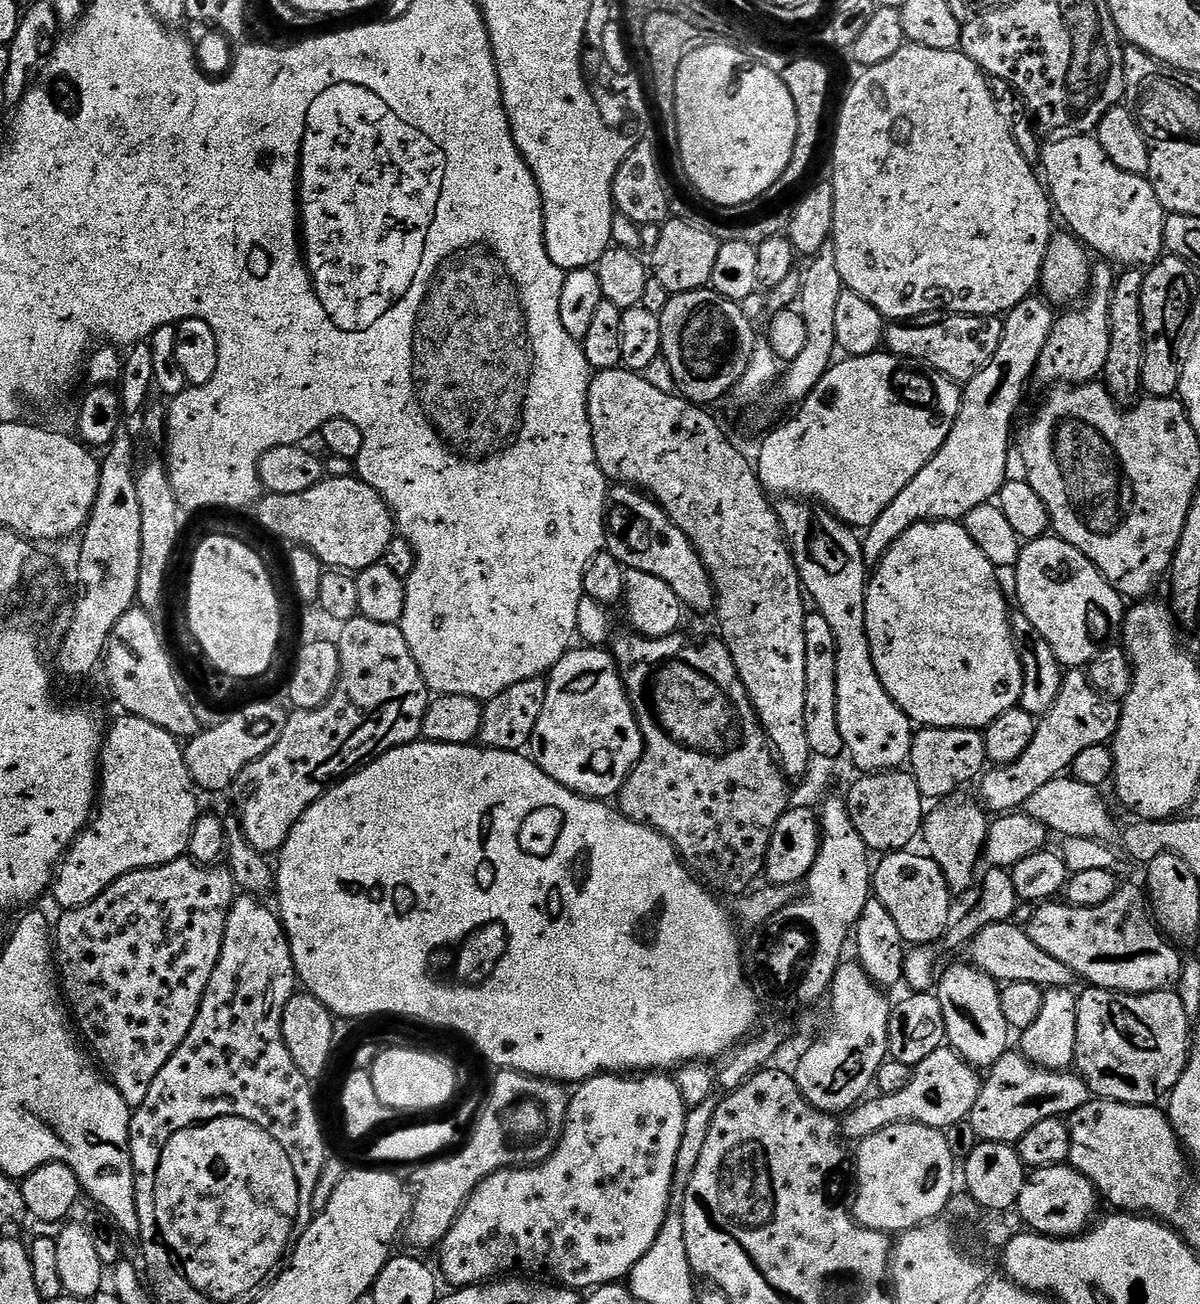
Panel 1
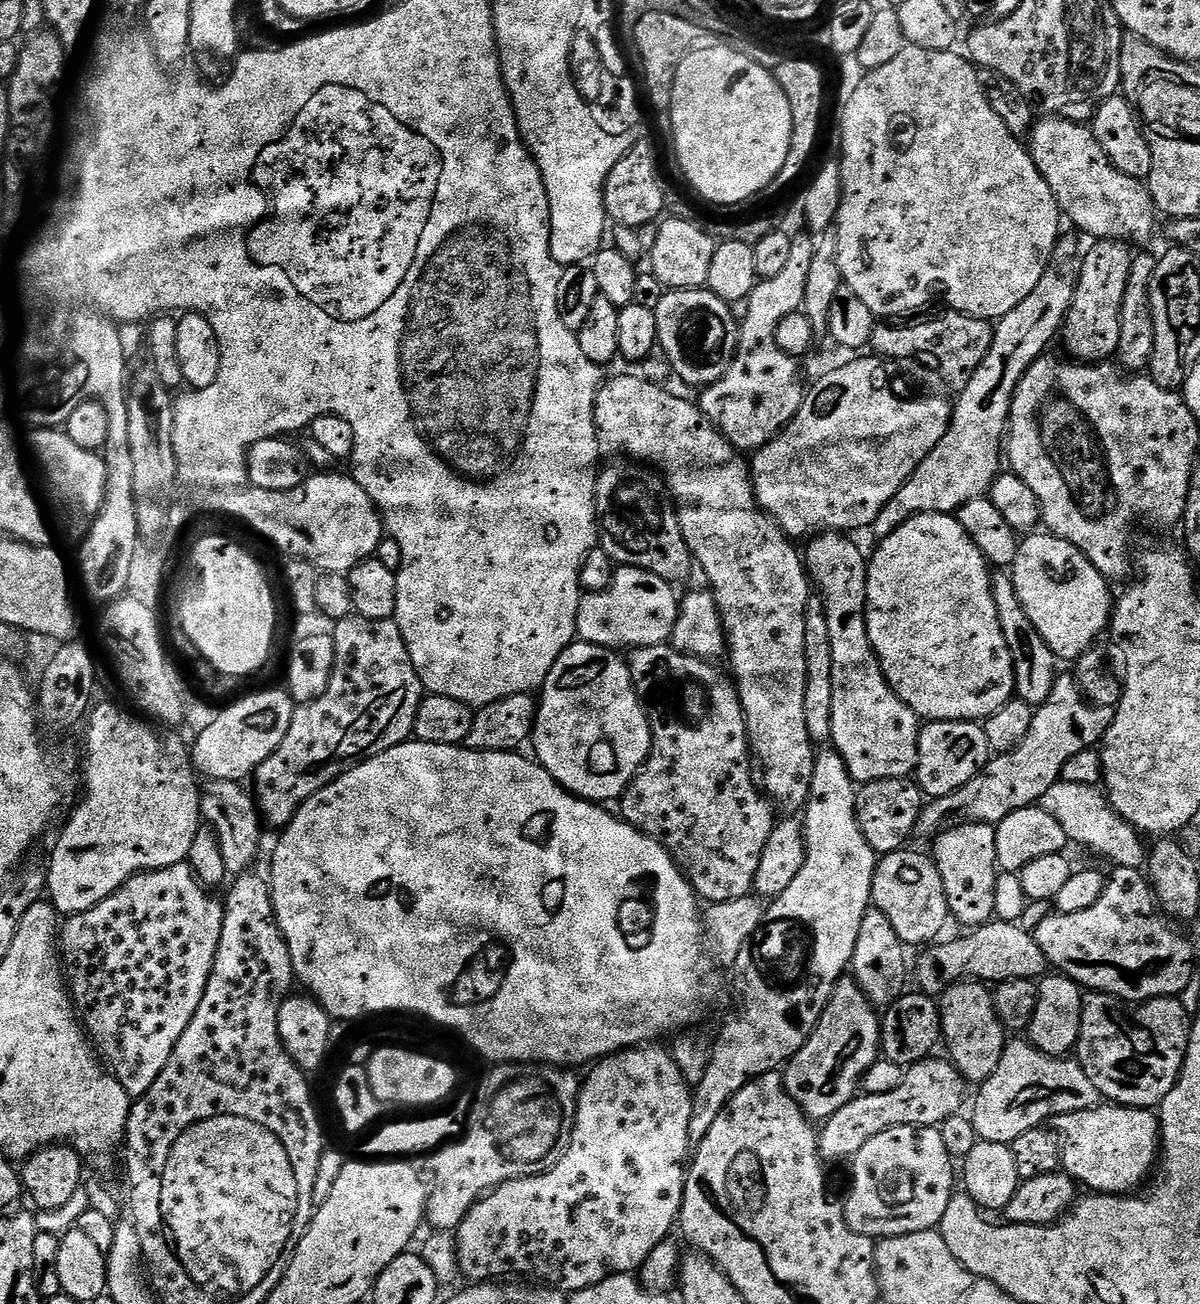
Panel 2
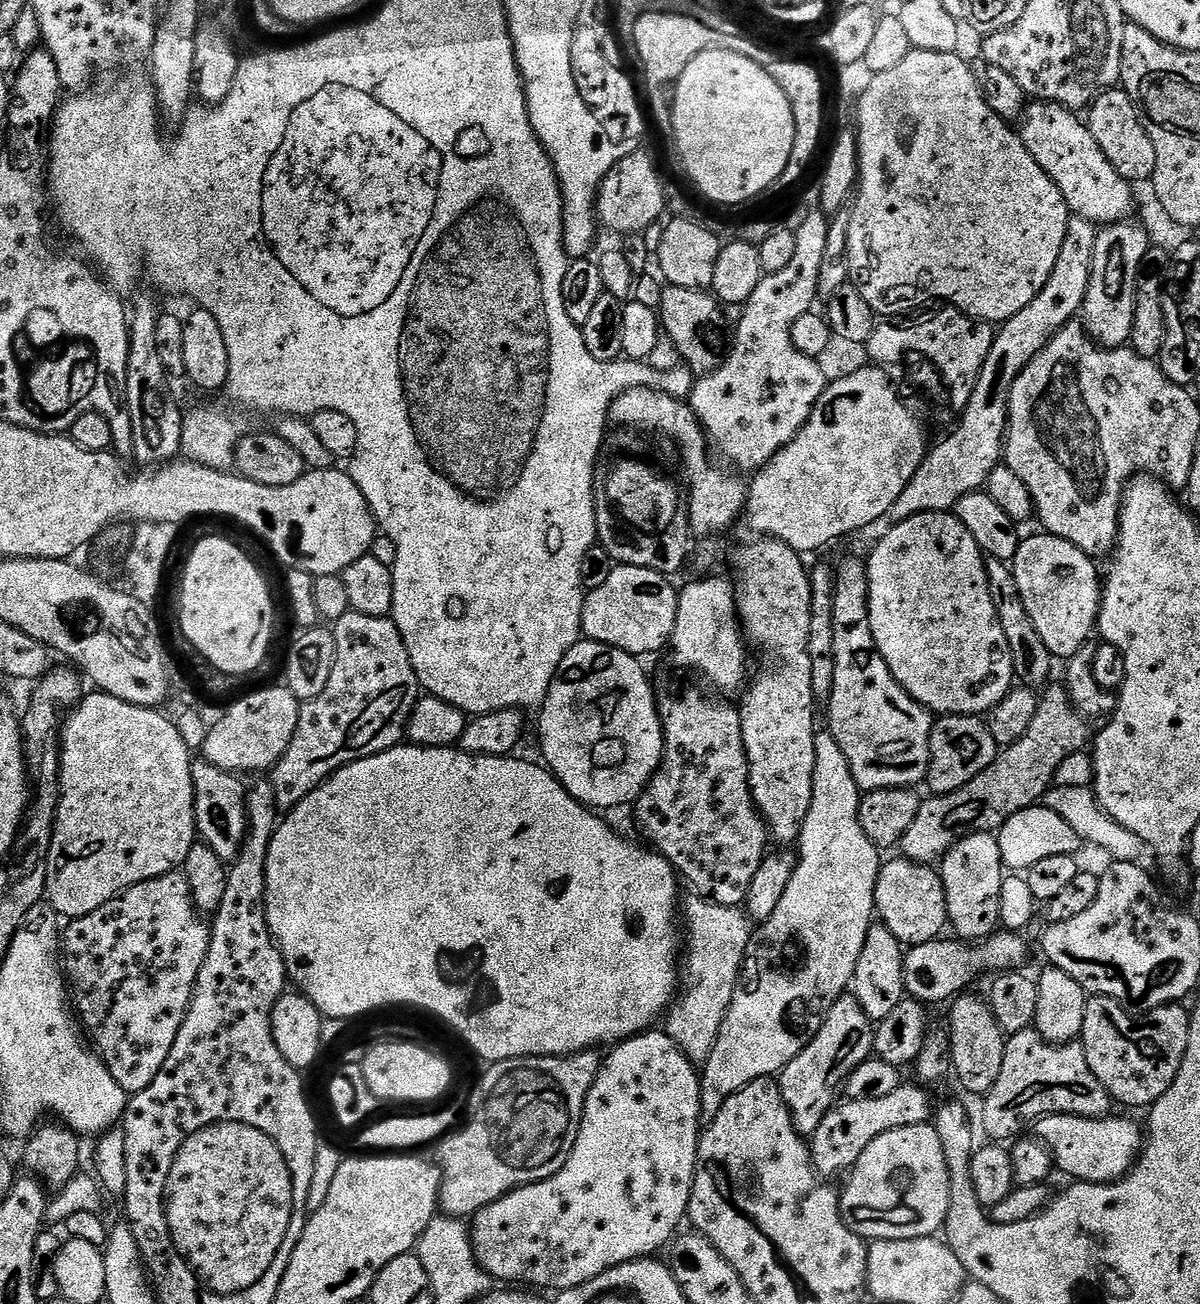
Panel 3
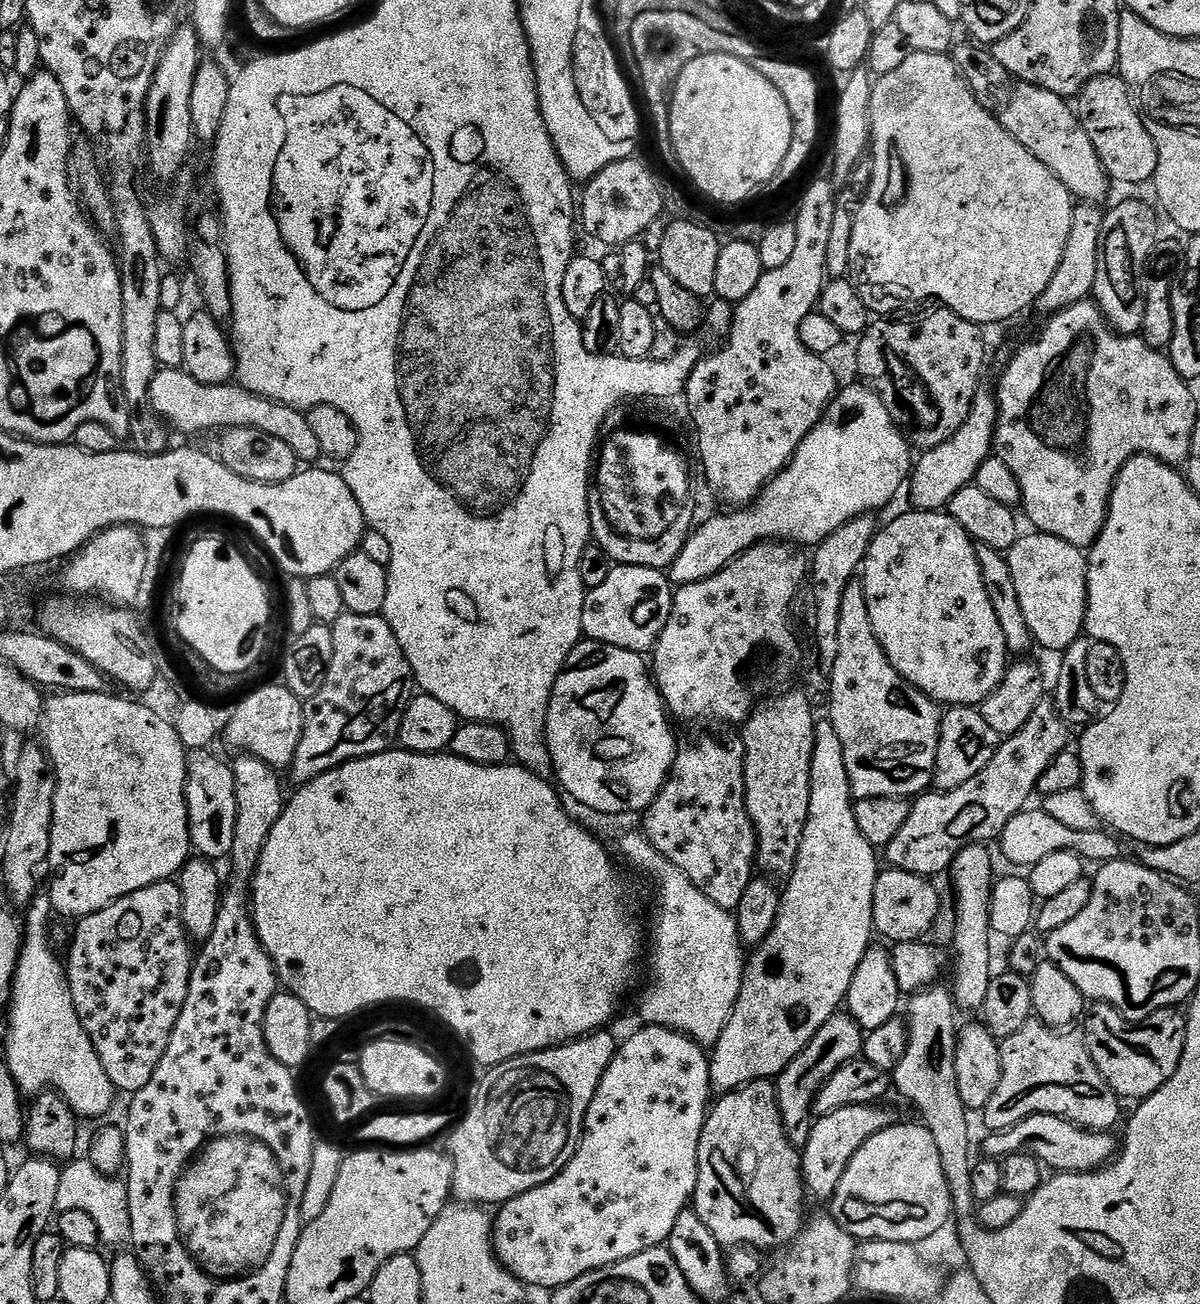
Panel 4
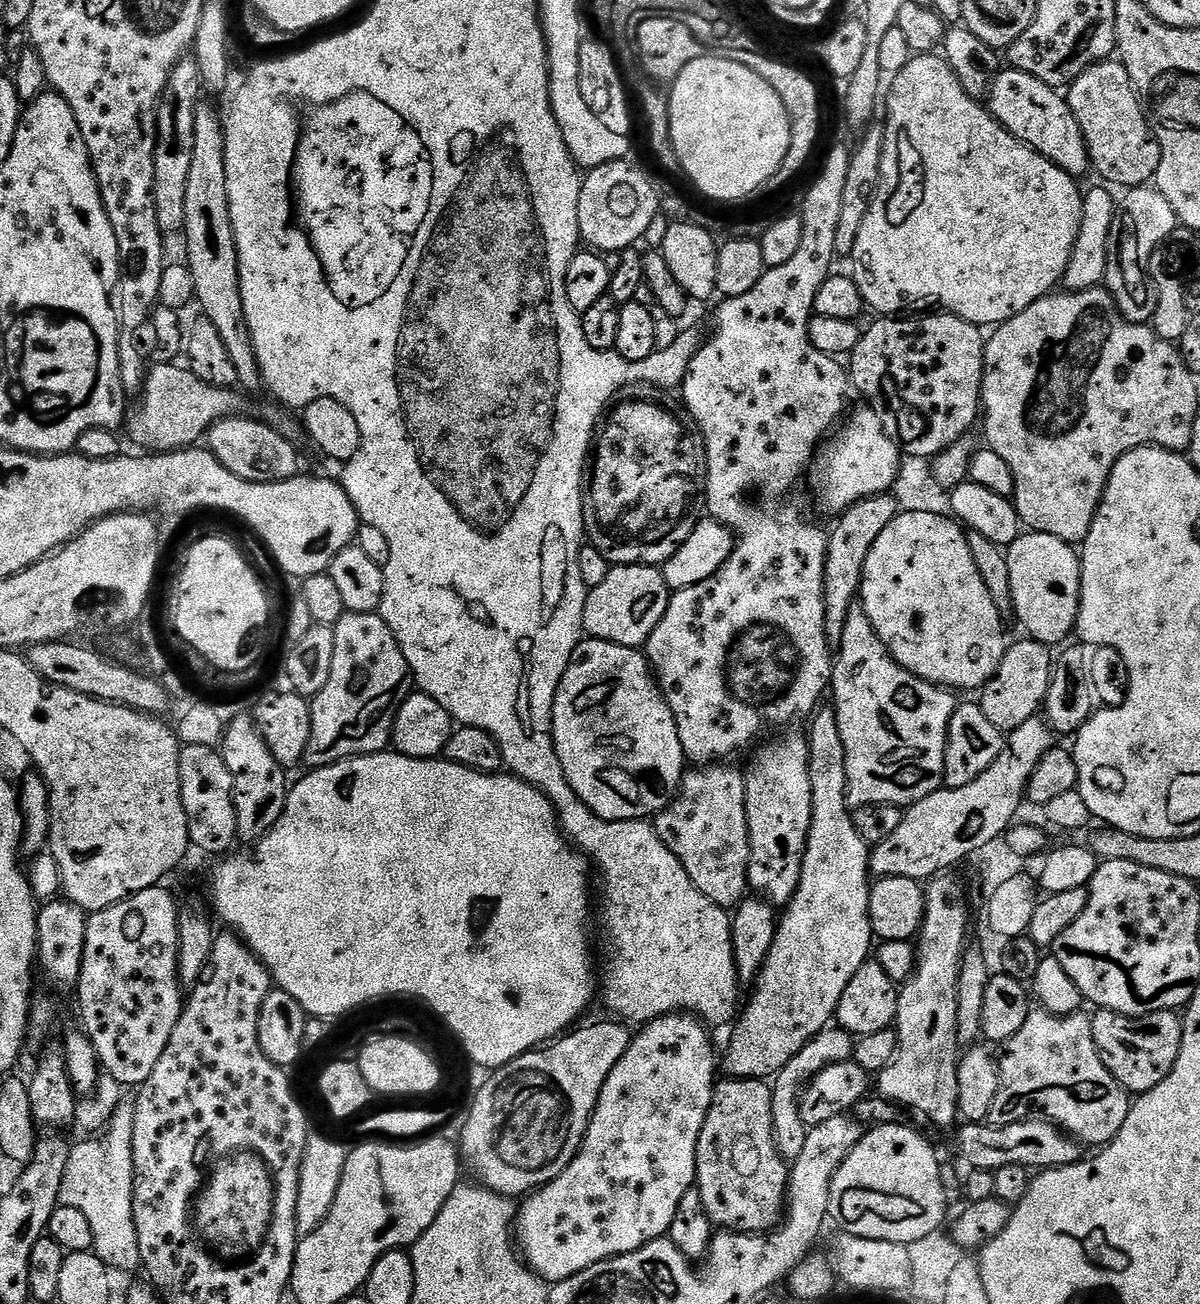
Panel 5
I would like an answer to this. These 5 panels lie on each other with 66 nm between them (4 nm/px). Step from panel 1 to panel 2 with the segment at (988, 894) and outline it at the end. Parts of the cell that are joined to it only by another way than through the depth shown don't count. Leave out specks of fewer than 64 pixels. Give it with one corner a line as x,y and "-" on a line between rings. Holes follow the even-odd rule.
1039,806
1014,810
1001,824
995,825
996,829
996,863
1001,871
995,882
995,917
999,920
1017,923
1028,906
1028,899
1018,873
1034,858
1046,858
1046,854
1061,854
1064,847
1069,847
1070,841
1066,830
1056,821
1051,814

